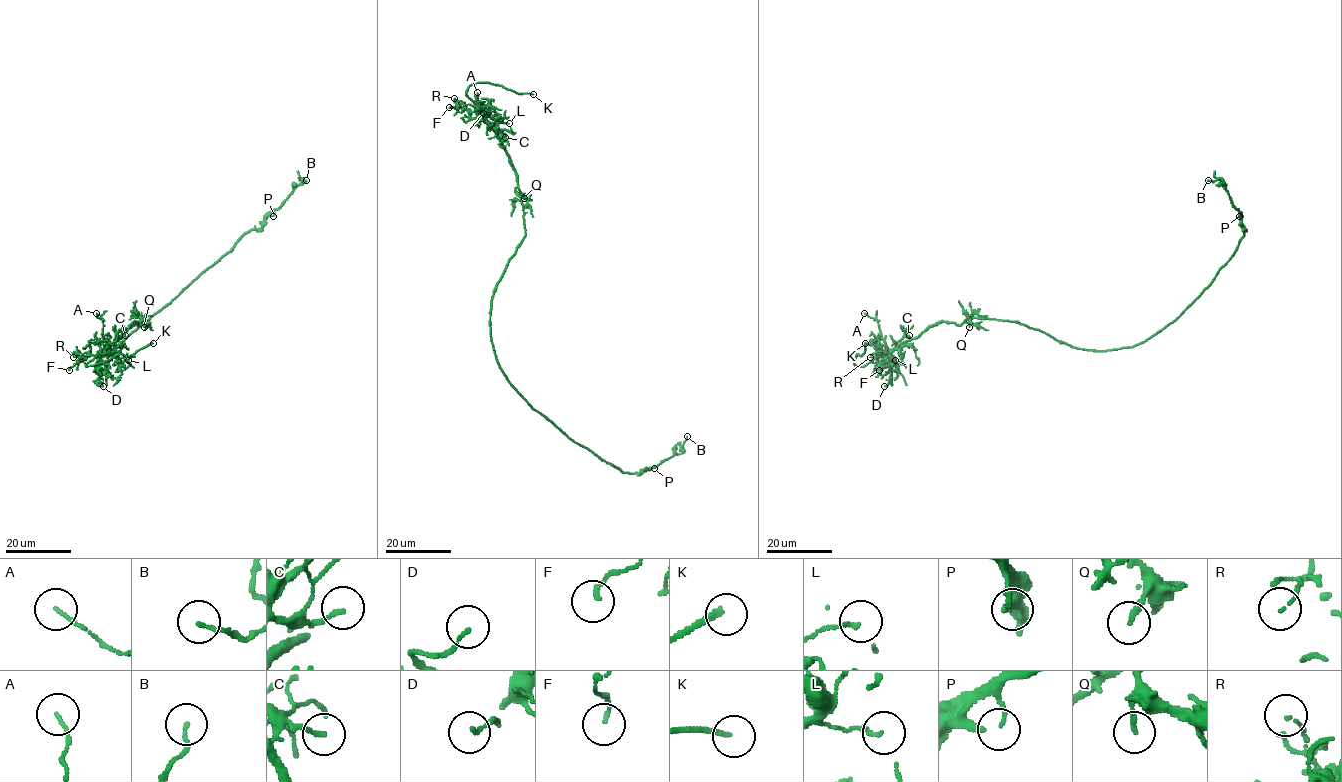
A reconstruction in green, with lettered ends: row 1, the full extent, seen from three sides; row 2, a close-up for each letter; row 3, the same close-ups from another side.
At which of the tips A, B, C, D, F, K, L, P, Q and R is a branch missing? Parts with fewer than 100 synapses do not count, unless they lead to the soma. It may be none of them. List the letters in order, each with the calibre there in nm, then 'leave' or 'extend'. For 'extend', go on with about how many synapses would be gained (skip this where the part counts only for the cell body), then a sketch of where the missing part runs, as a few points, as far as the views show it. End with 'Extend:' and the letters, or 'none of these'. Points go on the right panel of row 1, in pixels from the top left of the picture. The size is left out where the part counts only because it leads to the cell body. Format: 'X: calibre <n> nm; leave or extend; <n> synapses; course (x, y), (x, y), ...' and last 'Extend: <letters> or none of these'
A: calibre 100 nm; leave
B: calibre 110 nm; leave
C: calibre 150 nm; leave
D: calibre 120 nm; leave
F: calibre 130 nm; leave
K: calibre 190 nm; extend; course (865, 343), (880, 317), (865, 305)
L: calibre 80 nm; leave
P: calibre 130 nm; leave
Q: calibre 160 nm; leave
R: calibre 90 nm; leave
Extend: K

